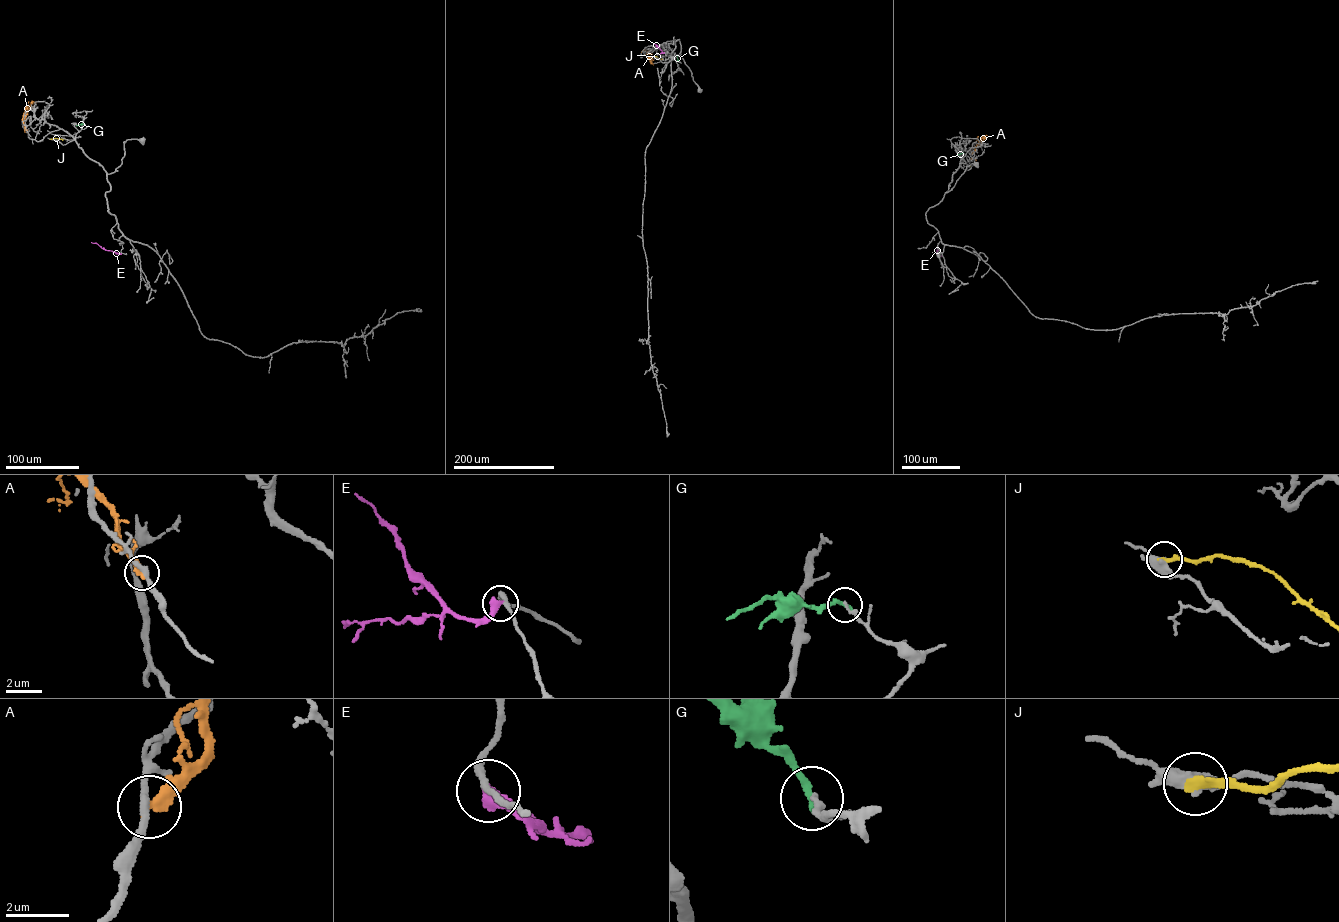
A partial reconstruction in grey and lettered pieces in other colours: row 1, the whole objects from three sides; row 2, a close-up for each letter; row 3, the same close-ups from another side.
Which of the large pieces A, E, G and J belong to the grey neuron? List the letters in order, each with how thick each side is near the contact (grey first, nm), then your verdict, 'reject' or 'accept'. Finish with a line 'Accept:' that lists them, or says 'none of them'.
A: calibres 240 and 320 nm; reject
E: calibres 200 and 440 nm; reject
G: calibres 180 and 260 nm; reject
J: calibres 480 and 280 nm; reject
Accept: none of them

